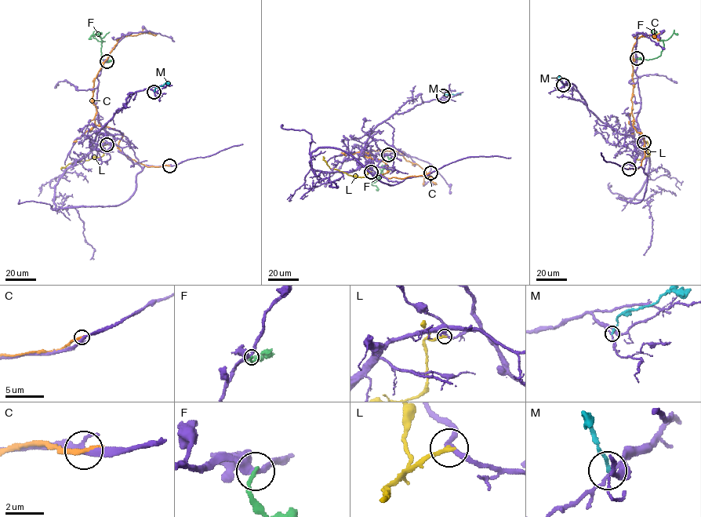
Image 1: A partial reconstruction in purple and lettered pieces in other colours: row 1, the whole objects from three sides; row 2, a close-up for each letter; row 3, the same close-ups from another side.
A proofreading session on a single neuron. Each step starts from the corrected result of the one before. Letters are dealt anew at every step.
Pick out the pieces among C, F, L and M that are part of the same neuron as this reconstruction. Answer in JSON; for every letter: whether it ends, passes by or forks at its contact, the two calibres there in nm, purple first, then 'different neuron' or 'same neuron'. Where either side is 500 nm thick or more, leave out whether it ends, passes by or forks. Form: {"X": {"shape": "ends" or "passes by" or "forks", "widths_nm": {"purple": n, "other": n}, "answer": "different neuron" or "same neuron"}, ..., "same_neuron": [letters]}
{"C": {"shape": "ends", "widths_nm": {"purple": 240, "other": 280}, "answer": "different neuron"}, "F": {"shape": "ends", "widths_nm": {"purple": 360, "other": 200}, "answer": "different neuron"}, "L": {"shape": "ends", "widths_nm": {"purple": 220, "other": 260}, "answer": "different neuron"}, "M": {"shape": "ends", "widths_nm": {"purple": 150, "other": 200}, "answer": "different neuron"}, "same_neuron": []}

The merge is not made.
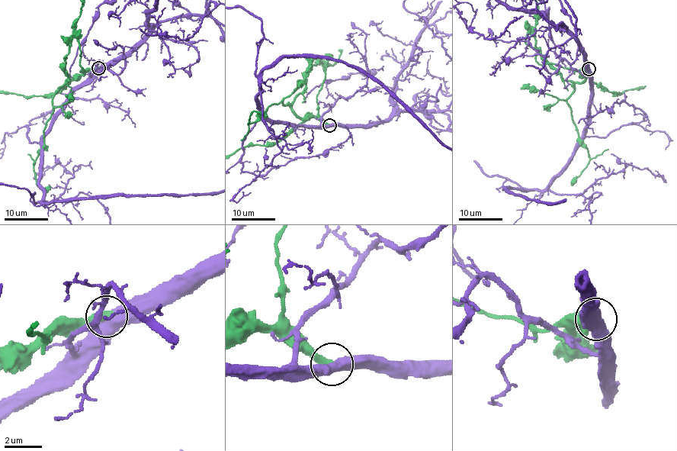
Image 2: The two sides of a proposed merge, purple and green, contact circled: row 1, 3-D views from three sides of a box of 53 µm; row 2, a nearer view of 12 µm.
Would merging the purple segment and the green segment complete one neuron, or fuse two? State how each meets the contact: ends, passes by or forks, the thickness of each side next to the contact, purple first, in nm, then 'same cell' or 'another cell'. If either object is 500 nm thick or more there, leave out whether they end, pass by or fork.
550/420 nm | another cell

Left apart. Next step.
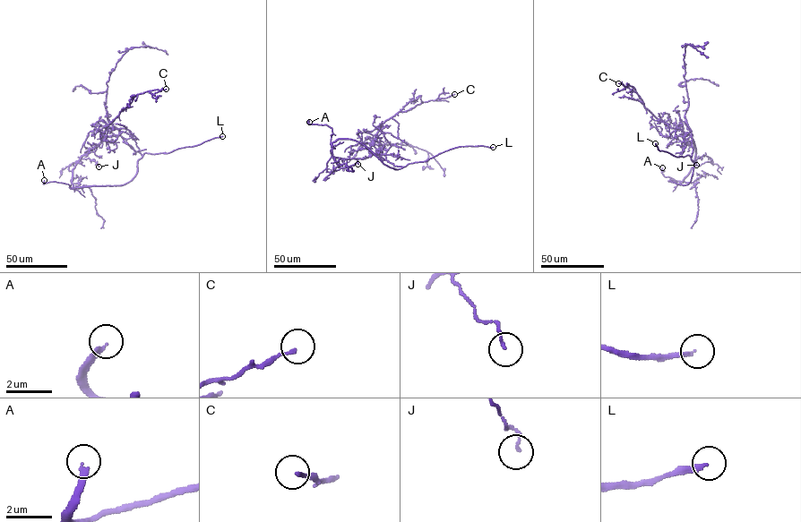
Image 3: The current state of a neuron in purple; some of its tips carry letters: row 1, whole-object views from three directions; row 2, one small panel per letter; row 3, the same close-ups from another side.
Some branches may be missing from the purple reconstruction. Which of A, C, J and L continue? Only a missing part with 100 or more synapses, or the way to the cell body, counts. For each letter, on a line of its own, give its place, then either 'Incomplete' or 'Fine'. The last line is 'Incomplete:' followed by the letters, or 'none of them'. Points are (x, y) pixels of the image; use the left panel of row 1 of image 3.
A: Place: (44, 180). Fine
C: Place: (166, 89). Fine
J: Place: (99, 166). Fine
L: Place: (222, 136). Incomplete
Incomplete: L

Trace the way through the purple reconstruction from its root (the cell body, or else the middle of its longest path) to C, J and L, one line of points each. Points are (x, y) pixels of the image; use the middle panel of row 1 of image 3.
C: (366, 143), (350, 146), (353, 151), (349, 158), (369, 156), (370, 144), (382, 125), (398, 112), (454, 94)
J: (366, 143), (350, 146), (353, 151), (348, 158), (331, 157), (326, 171), (333, 173), (357, 160), (357, 164)
L: (366, 143), (373, 145), (380, 158), (403, 166), (426, 161), (459, 147), (493, 147)

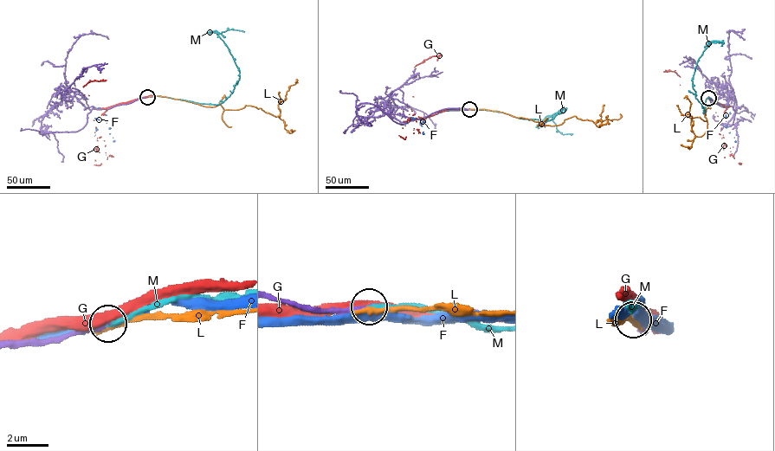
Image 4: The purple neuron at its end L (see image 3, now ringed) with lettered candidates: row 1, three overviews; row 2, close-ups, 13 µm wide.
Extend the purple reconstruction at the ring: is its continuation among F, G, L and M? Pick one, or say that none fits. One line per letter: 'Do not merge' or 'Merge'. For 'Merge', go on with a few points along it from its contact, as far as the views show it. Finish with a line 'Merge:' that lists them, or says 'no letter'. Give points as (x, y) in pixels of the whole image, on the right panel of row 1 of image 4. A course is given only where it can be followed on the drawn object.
F: Do not merge
G: Do not merge
L: Do not merge
M: Merge. Its course: (708, 98), (703, 113), (693, 75), (702, 52), (718, 41), (707, 42), (723, 42), (720, 46)
Merge: M

